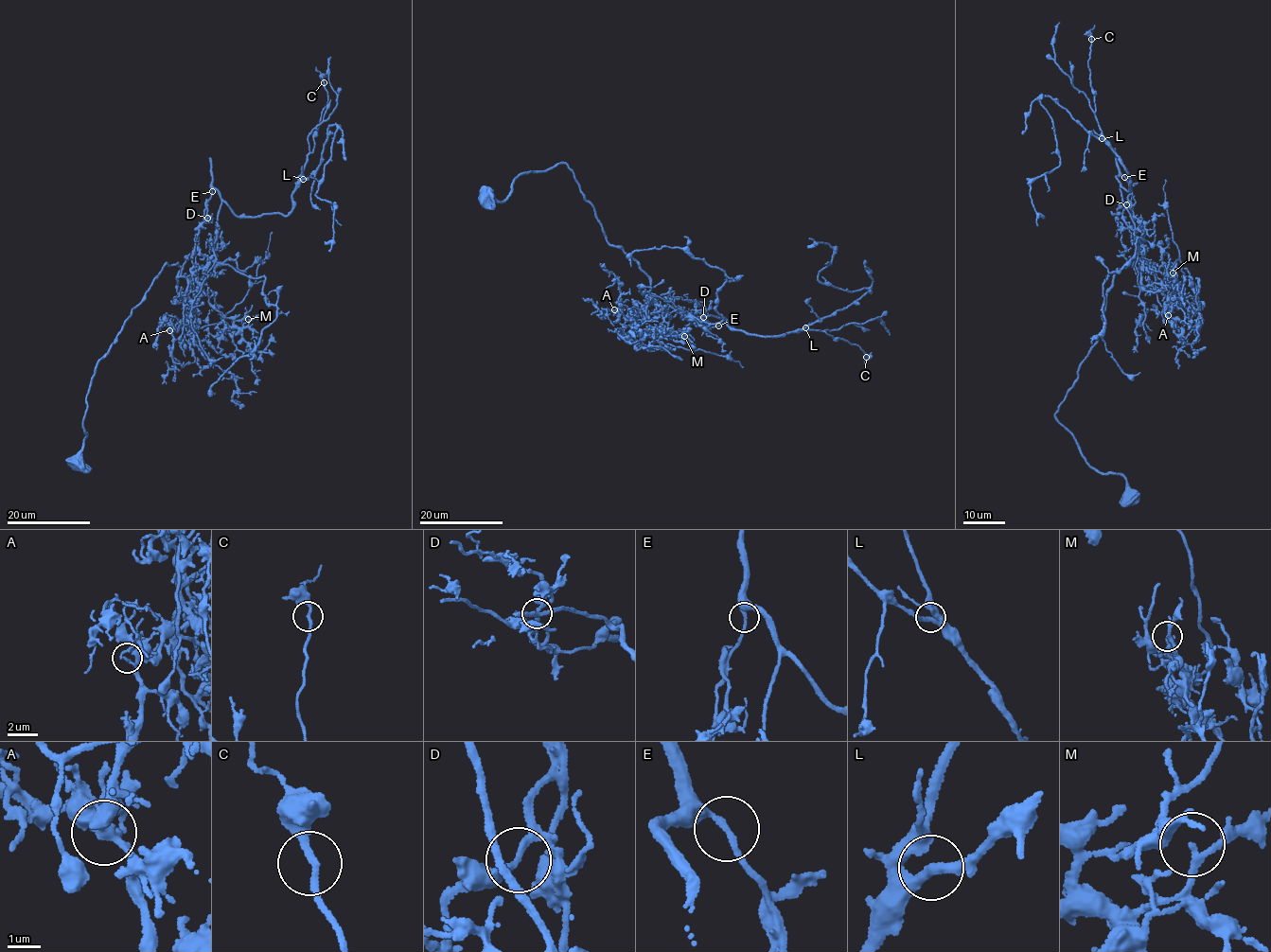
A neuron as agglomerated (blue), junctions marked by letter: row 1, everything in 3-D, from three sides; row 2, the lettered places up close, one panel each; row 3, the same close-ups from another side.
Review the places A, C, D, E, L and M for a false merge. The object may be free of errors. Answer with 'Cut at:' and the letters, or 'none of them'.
Cut at: D

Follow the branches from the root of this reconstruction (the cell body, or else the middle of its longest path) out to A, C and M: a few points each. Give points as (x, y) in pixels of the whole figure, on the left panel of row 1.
A: (76, 460), (86, 436), (86, 397), (97, 362), (163, 266), (177, 263), (177, 290), (186, 321), (169, 330)
C: (76, 460), (97, 362), (163, 266), (193, 280), (214, 254), (222, 202), (239, 216), (291, 210), (324, 82)
M: (76, 460), (97, 362), (163, 266), (177, 263), (178, 275), (197, 284), (237, 326), (248, 319)

